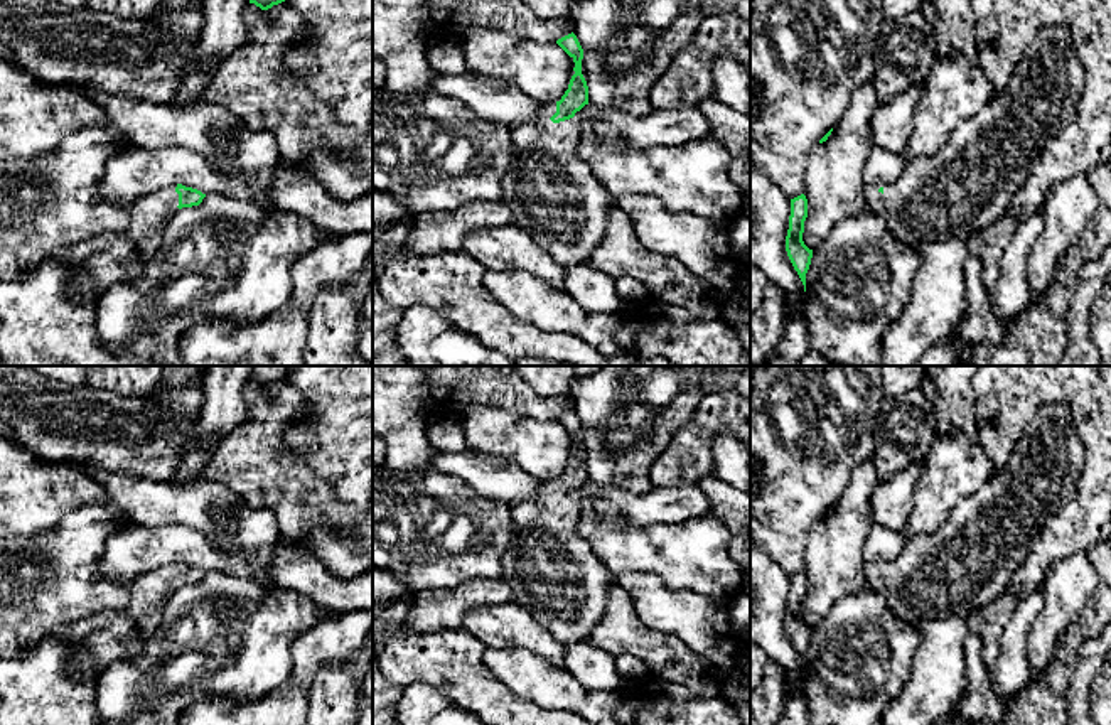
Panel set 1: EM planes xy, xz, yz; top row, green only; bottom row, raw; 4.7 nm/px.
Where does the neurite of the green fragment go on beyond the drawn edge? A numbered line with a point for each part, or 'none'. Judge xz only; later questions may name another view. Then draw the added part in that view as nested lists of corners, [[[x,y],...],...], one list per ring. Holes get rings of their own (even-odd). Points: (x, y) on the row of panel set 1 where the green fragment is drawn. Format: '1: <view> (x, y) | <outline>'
1: xz (552, 193) | [[[556,103],[543,105],[534,120],[511,130],[518,155],[502,177],[502,202],[514,216],[514,224],[526,229],[534,243],[563,270],[587,266],[602,243],[609,212],[615,204],[612,194],[578,155],[580,132],[573,118],[553,123]]]

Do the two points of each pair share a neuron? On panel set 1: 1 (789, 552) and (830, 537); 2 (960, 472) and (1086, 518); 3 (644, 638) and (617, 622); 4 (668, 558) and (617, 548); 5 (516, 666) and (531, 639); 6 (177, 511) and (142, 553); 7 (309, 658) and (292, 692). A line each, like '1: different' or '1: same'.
1: different
2: different
3: same
4: same
5: different
6: different
7: same

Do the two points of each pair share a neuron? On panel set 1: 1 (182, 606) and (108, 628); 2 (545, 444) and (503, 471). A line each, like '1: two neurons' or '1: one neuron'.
1: two neurons
2: two neurons

